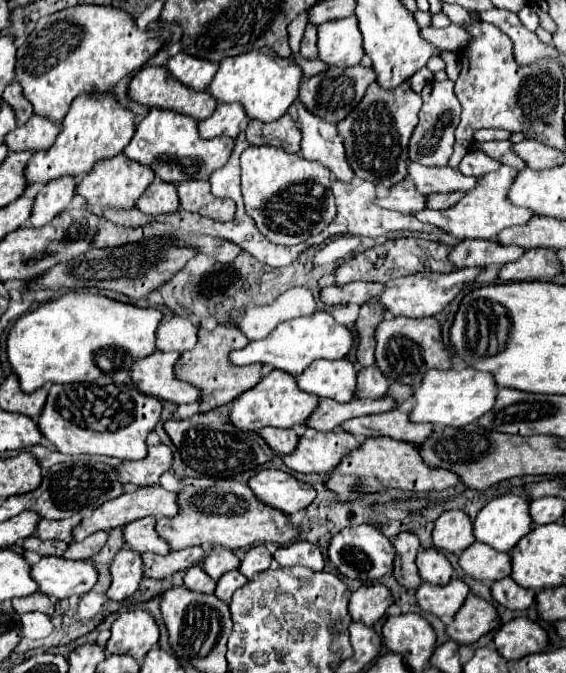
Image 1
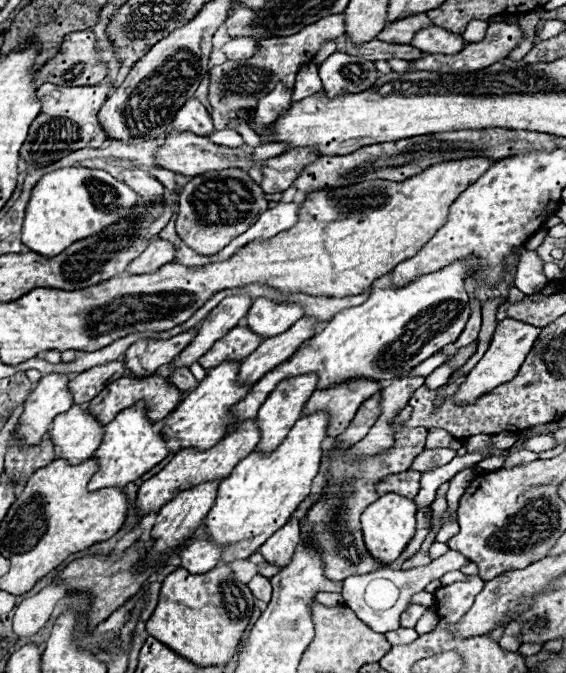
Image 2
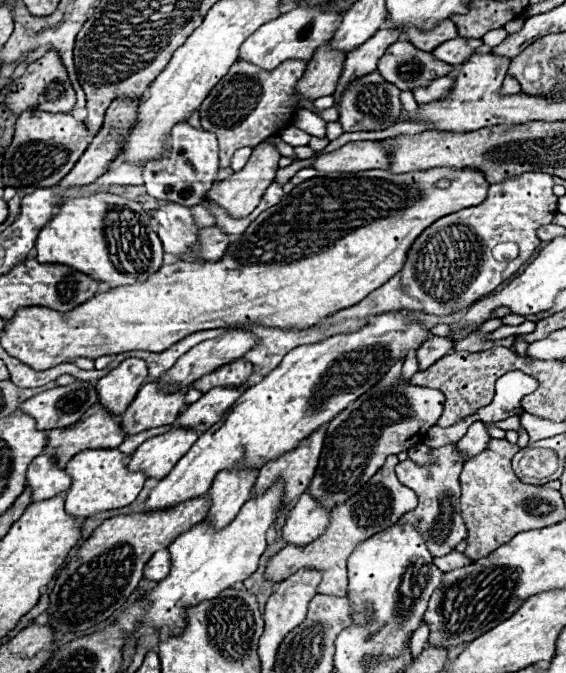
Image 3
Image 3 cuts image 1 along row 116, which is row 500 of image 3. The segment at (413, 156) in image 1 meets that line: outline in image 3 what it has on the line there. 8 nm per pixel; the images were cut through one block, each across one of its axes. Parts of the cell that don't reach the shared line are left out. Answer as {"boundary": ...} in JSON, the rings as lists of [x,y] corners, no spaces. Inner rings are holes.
{"boundary":[[[456,444],[432,448],[430,456],[432,456],[430,466],[418,466],[414,460],[408,458],[396,466],[396,474],[400,482],[412,488],[420,498],[418,508],[404,514],[400,518],[400,524],[412,524],[418,532],[422,532],[430,554],[438,558],[450,554],[468,536],[466,526],[460,518],[460,484],[458,484],[458,476],[462,472],[464,460],[460,452],[456,452]]]}

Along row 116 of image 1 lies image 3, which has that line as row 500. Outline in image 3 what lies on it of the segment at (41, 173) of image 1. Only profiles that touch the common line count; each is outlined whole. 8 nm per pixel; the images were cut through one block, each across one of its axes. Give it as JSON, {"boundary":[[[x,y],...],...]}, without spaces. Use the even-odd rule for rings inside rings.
{"boundary":[[[116,448],[110,450],[88,450],[76,454],[66,472],[72,478],[72,486],[66,492],[66,512],[76,518],[92,518],[106,510],[118,510],[128,506],[140,494],[146,476],[142,472],[130,472],[124,464],[124,454]]]}

